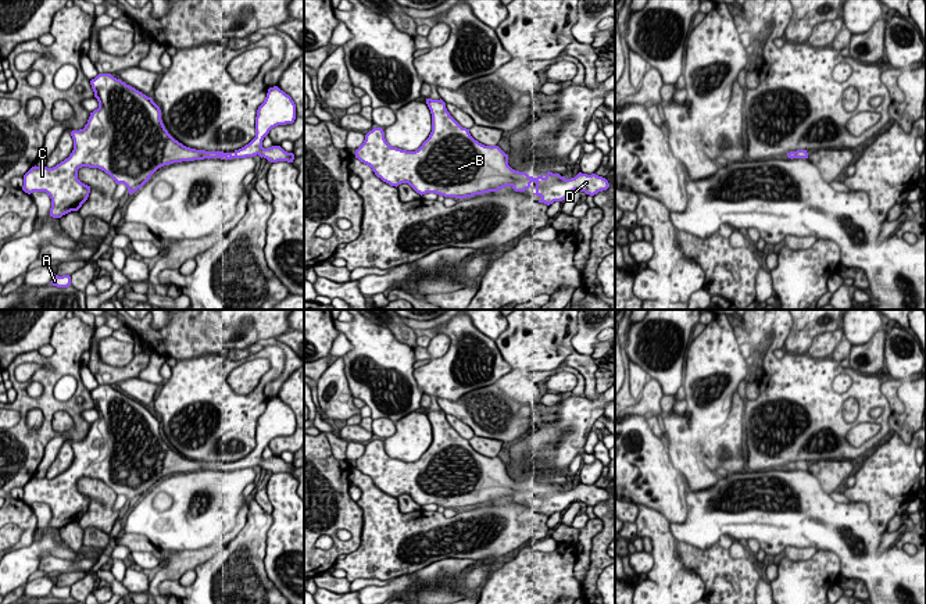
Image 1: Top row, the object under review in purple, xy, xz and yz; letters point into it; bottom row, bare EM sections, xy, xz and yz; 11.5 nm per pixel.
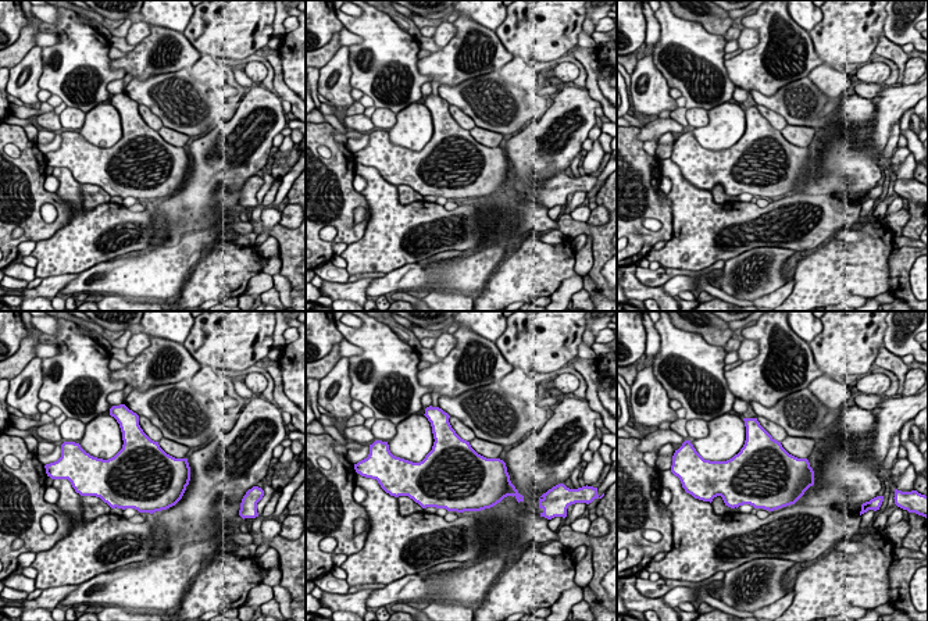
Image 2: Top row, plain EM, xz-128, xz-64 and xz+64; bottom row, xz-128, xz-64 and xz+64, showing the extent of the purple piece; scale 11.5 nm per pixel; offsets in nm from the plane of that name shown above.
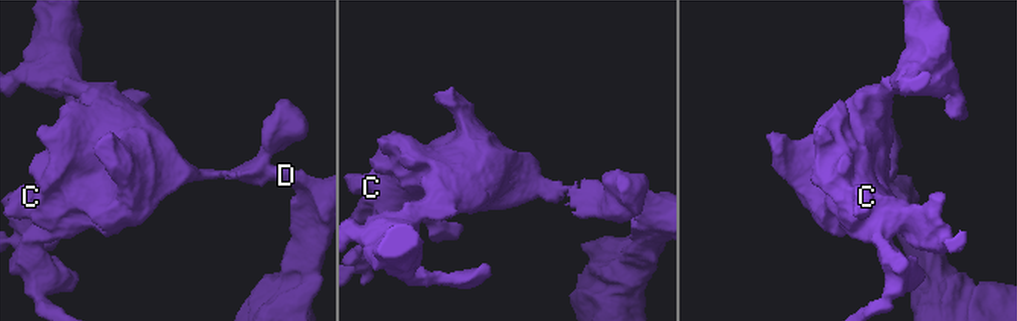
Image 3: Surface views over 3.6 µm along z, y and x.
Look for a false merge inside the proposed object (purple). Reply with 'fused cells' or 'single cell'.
single cell

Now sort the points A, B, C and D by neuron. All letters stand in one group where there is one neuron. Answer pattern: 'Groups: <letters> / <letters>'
Groups: A B C D

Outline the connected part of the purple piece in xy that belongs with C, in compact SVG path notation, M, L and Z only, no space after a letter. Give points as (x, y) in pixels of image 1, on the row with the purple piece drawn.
M99 74L90 81L99 108L90 112L83 129L72 131L74 150L68 158L53 168L32 167L24 175L22 190L28 194L33 192L46 192L51 199L50 217L61 218L62 215L78 211L87 200L90 186L78 179L78 169L82 167L99 168L108 174L117 185L124 183L129 194L140 189L150 176L161 167L182 161L194 161L204 158L246 158L260 156L271 162L293 162L294 154L285 151L280 146L262 147L264 137L278 125L293 124L296 119L296 104L289 94L278 86L269 87L264 103L257 110L255 137L244 147L235 153L205 151L183 146L175 140L165 129L161 121L161 110L153 101L135 87L126 85L111 74Z

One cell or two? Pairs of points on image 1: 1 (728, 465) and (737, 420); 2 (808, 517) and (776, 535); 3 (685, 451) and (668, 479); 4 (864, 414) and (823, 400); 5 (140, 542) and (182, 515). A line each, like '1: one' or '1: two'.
1: one
2: one
3: two
4: one
5: two

